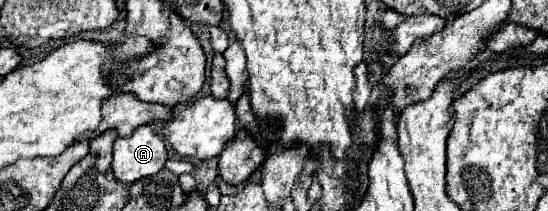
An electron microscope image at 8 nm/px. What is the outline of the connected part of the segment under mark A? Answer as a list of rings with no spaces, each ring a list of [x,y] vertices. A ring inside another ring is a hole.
[[[139,127],[129,139],[115,139],[113,177],[119,183],[135,183],[165,167],[167,149],[151,127]]]

